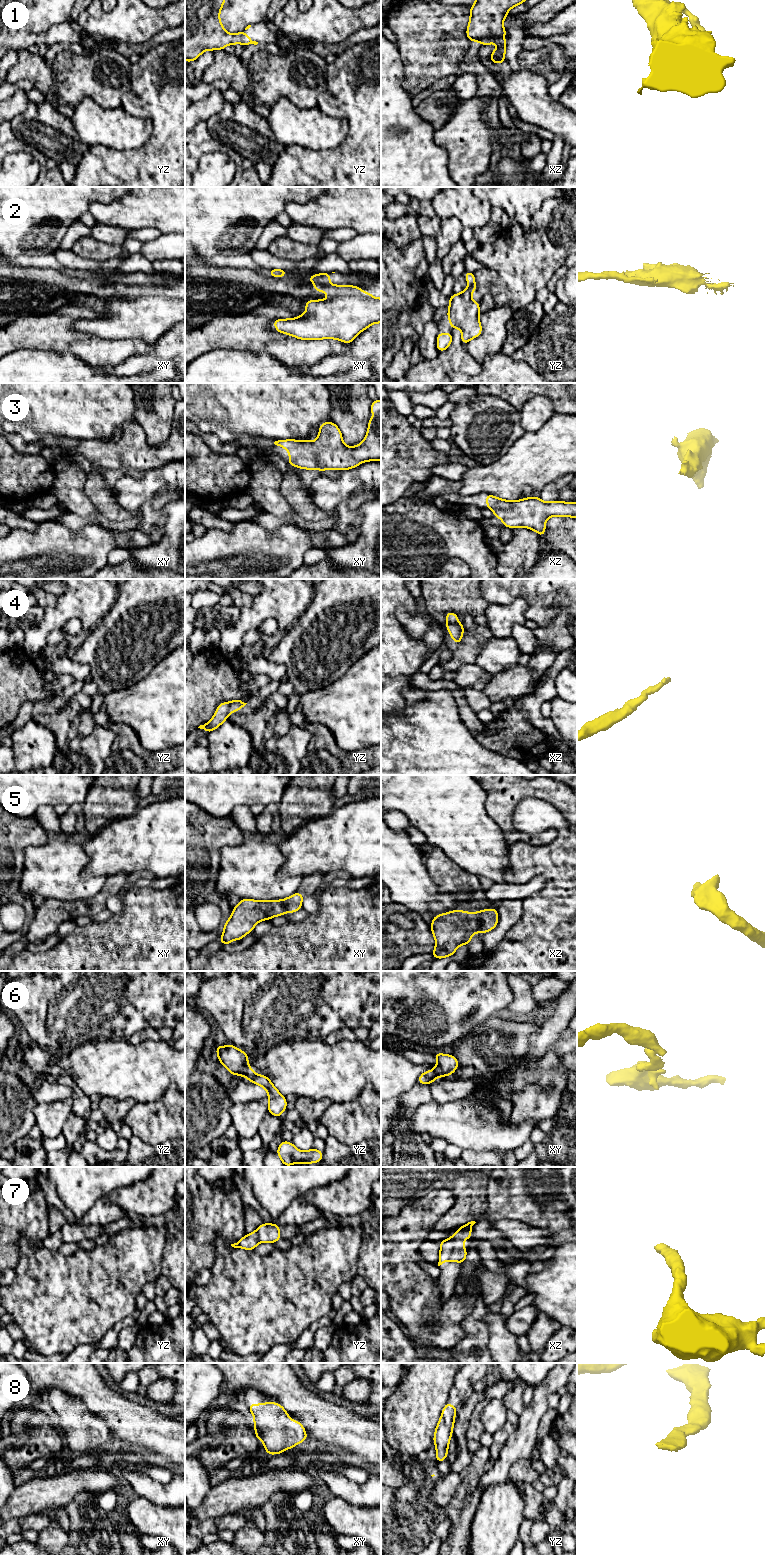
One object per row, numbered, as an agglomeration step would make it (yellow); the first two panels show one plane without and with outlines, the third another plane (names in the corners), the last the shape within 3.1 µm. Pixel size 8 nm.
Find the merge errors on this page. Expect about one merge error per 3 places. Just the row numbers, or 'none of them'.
2, 6

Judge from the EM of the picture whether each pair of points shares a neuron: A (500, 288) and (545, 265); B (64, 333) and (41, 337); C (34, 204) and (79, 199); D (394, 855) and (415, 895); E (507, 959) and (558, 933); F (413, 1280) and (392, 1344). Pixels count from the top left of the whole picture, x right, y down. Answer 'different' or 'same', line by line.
A: same
B: same
C: same
D: same
E: same
F: different

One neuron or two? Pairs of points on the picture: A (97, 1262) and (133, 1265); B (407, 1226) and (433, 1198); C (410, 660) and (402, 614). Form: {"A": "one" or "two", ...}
{"A": "one", "B": "one", "C": "two"}

